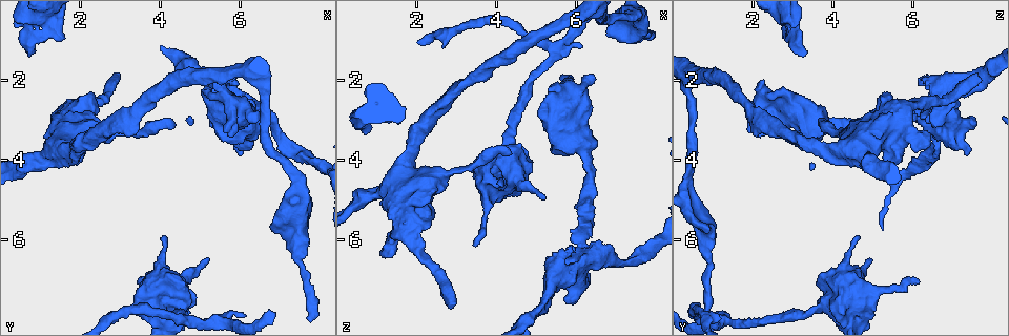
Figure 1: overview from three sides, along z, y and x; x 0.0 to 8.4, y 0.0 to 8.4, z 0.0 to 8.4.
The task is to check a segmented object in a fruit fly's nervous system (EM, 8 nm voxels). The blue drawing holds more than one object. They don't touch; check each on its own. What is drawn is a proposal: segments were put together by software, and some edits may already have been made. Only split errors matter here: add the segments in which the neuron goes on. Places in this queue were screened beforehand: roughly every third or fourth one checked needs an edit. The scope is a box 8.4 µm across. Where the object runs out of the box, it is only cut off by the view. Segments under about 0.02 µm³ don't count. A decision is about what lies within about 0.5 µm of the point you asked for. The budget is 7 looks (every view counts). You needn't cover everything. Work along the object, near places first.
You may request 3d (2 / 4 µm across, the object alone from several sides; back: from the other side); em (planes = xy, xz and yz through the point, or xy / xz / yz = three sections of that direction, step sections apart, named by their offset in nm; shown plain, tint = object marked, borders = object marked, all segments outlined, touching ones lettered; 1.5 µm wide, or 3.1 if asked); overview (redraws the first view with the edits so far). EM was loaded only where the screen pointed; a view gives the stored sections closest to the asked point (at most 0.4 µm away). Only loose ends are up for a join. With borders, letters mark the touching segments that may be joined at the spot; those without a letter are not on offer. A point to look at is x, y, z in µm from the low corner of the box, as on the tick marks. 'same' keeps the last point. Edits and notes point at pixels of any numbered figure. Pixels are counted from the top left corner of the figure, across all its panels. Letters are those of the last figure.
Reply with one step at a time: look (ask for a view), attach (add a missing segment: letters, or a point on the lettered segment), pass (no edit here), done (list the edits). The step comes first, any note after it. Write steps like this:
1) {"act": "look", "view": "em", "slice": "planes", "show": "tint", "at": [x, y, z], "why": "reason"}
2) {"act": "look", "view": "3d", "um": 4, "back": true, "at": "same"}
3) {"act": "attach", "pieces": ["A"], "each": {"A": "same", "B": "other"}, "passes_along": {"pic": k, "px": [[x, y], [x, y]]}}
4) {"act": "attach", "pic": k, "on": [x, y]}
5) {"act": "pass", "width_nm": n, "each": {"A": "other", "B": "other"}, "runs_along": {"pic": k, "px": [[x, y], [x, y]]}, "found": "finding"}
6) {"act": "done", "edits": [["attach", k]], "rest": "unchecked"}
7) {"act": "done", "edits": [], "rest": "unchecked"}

{"act": "look", "view": "3d", "um": 2, "at": [3.45, 7.10, 6.15], "why": "thin end"}

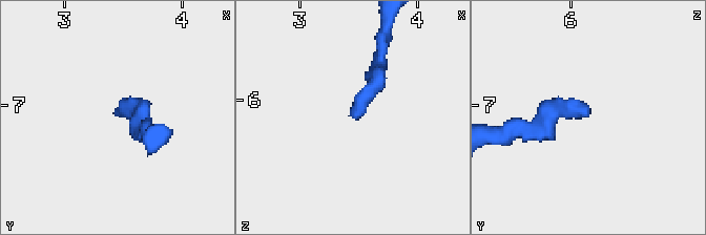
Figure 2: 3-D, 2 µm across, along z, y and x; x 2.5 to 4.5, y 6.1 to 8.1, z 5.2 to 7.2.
{"act": "look", "view": "em", "slice": "planes", "show": "tint", "at": [3.48, 7.10, 6.16], "why": "now the EM"}

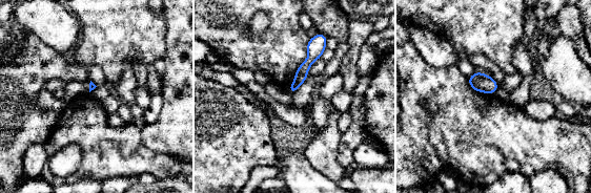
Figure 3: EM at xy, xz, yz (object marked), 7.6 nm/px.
{"act": "look", "view": "em", "slice": "planes", "show": "borders", "at": "same", "why": "see the neighbours"}

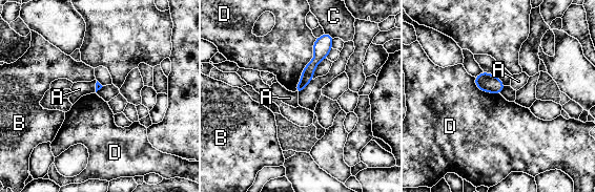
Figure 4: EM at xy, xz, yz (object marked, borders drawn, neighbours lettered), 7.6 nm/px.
{"act": "pass", "each": {"A": "other", "B": "other", "C": "other", "D": "other"}, "found": "none of them fits"}

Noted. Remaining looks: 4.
{"act": "look", "view": "em", "slice": "xz", "step": 4, "show": "borders", "at": [2.80, 2.05, 7.70], "why": "end of a long branch"}

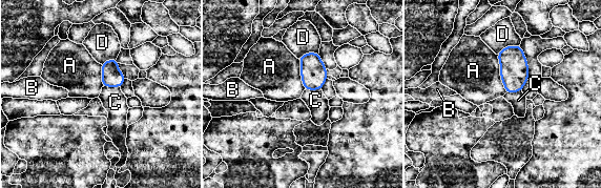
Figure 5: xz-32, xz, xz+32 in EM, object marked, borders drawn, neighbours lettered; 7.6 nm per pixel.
{"act": "look", "view": "em", "slice": "planes", "show": "borders", "at": "same"}

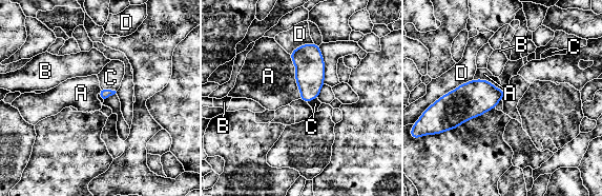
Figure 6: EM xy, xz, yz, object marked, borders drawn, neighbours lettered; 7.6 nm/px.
{"act": "attach", "pieces": ["C"], "each": {"A": "other", "B": "other", "C": "same", "D": "other"}, "passes_along": {"pic": 6, "px": [[104, 94], [108, 89], [110, 77]]}, "found": "the neuron continues"}

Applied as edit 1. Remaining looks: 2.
{"act": "done", "edits": [["attach", 6]], "rest": "unchecked"}

